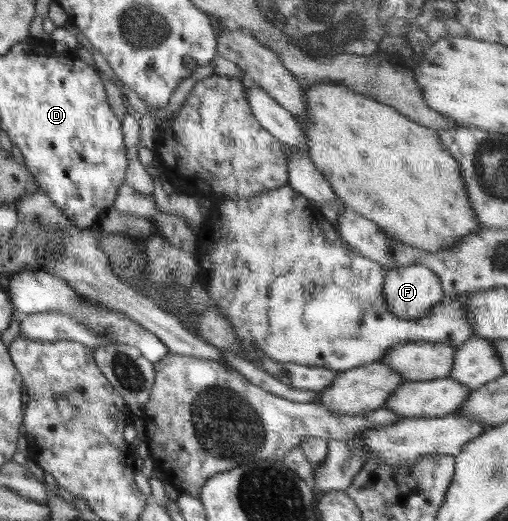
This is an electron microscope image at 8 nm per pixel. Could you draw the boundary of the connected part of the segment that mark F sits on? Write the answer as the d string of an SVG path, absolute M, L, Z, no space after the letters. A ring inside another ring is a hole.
M413 263L410 267L394 267L385 275L383 294L388 311L402 319L422 318L445 296L440 278L422 263Z

